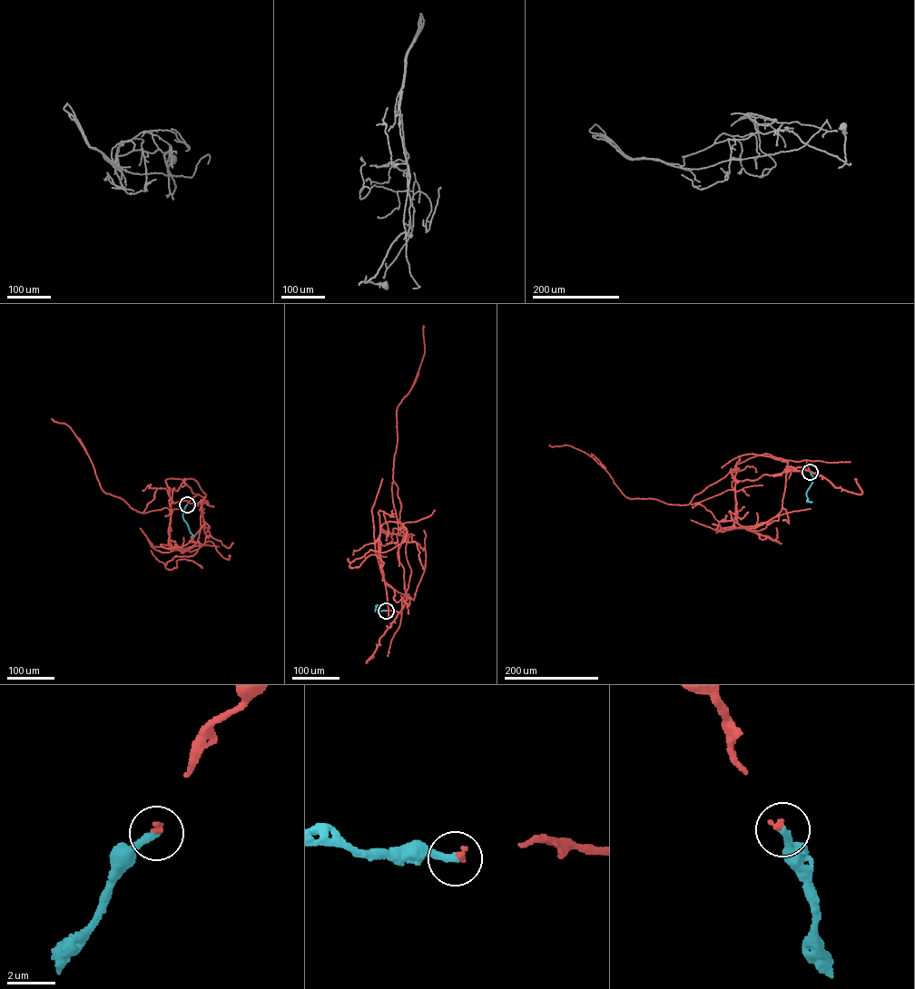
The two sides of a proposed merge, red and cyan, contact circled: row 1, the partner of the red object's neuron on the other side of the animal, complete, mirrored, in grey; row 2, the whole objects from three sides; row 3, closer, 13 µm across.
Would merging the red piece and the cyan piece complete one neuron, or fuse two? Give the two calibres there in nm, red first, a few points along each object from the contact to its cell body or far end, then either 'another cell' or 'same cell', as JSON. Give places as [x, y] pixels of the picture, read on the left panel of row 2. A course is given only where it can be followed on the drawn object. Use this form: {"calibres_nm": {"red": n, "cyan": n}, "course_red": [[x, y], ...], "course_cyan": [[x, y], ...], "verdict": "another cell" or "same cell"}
{"calibres_nm": {"red": 220, "cyan": 280}, "course_red": [[187, 504], [198, 494], [165, 479], [170, 543], [189, 549], [171, 547], [201, 544], [165, 566], [196, 563]], "course_cyan": [[187, 504], [182, 518], [194, 536]], "verdict": "same cell"}

